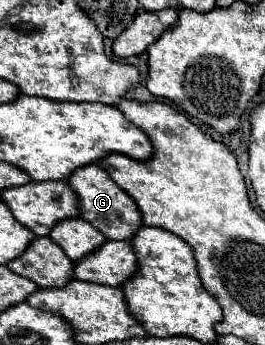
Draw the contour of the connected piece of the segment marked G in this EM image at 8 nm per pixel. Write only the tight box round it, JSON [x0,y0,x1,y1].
[67,164,141,240]

